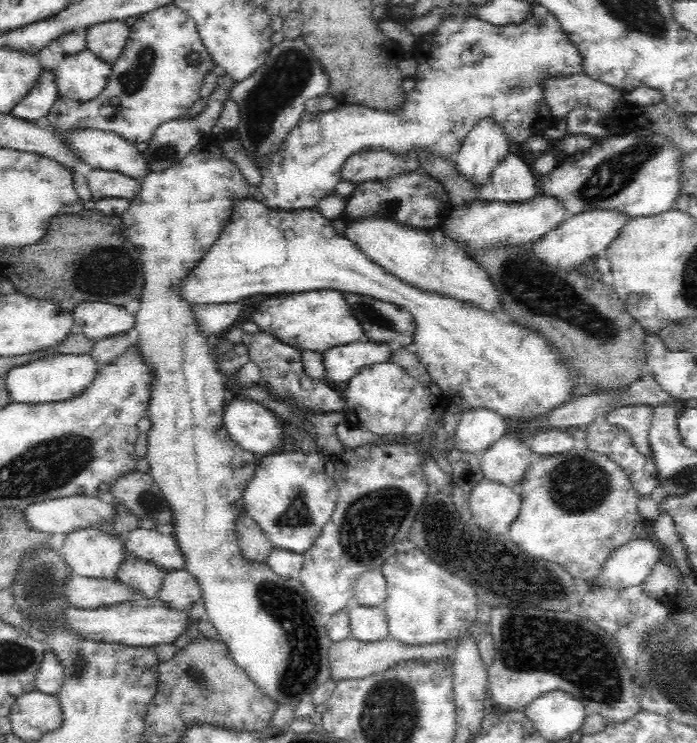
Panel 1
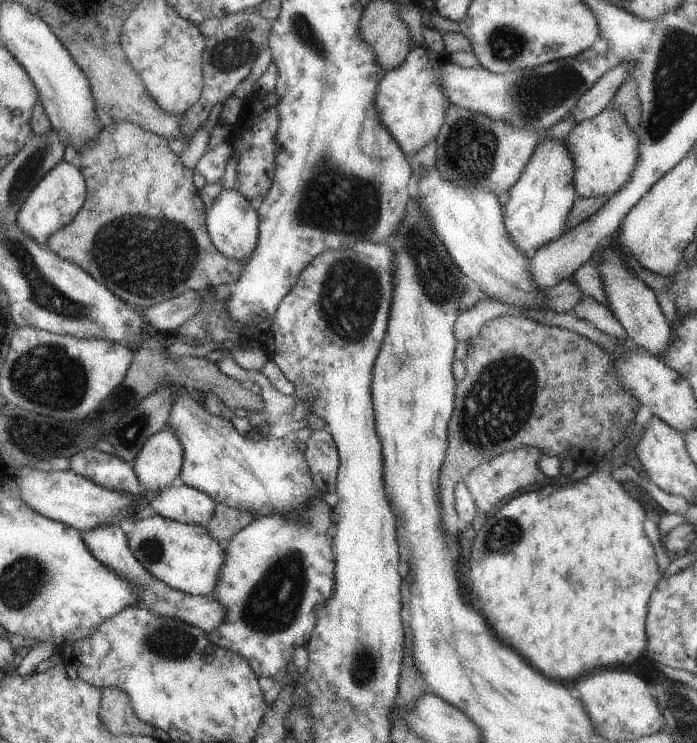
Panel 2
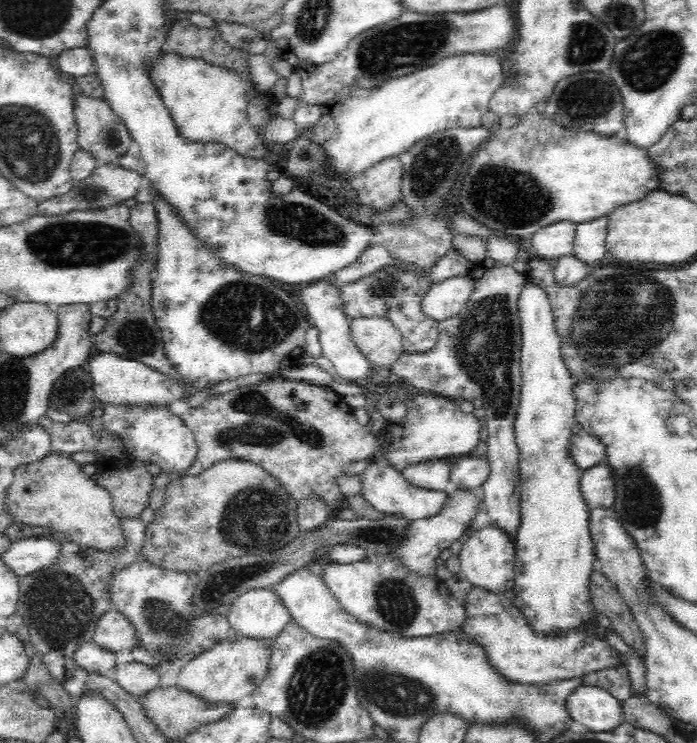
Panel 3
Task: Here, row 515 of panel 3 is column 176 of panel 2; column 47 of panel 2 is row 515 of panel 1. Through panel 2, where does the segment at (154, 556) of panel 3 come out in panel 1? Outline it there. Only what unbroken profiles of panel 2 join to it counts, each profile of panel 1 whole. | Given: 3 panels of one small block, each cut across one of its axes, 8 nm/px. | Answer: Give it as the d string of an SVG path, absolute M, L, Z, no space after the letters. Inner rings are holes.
M241 514L236 520L236 536L243 557L250 562L265 562L273 544L250 516Z

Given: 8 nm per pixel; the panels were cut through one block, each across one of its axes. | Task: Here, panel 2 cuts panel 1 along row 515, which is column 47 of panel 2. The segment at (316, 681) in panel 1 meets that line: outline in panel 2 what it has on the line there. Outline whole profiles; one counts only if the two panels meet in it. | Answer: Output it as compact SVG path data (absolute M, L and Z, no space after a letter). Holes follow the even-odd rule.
M60 161L42 177L22 203L22 208L18 211L16 226L37 243L46 245L49 236L72 222L86 200L86 193L86 183L80 169L72 163Z

